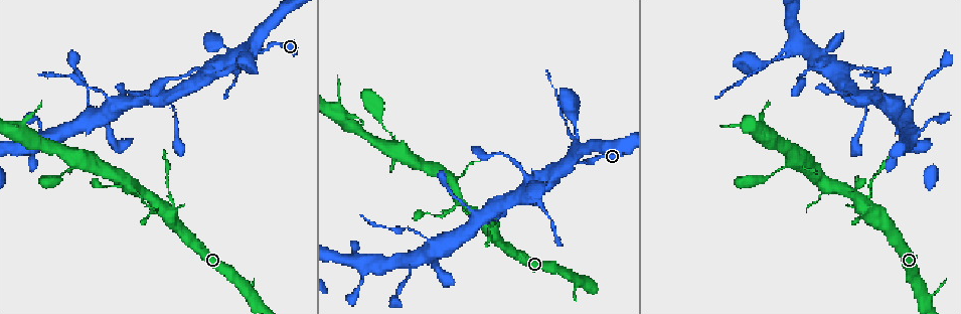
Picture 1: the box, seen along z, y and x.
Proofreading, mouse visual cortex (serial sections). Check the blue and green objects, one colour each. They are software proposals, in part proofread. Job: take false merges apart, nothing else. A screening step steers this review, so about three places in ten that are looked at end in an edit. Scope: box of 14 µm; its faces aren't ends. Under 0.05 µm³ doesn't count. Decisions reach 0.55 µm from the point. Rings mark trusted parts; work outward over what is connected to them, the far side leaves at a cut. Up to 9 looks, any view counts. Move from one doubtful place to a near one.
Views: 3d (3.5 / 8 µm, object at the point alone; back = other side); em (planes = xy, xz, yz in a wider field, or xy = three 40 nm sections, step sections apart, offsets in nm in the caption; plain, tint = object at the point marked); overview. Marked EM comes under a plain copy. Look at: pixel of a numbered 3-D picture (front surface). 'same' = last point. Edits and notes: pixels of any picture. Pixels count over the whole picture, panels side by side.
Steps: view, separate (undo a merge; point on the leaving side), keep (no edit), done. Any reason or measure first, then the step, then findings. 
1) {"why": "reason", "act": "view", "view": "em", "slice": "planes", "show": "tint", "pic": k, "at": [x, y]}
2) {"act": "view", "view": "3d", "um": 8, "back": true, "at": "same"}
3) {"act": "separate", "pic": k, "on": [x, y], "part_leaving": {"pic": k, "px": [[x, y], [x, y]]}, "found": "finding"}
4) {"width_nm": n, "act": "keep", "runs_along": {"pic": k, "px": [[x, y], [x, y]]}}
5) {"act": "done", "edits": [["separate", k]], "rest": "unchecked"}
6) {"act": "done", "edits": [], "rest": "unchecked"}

{"act": "view", "view": "3d", "um": 8, "pic": 1, "at": [806, 49]}

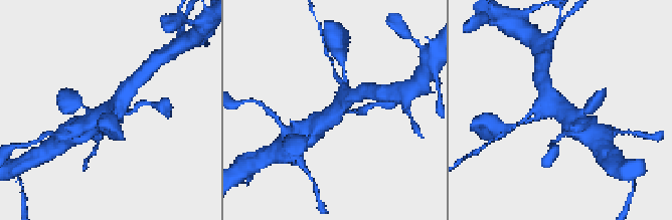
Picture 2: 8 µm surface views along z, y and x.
{"act": "view", "view": "3d", "um": 3.5, "pic": 2, "at": [562, 109]}

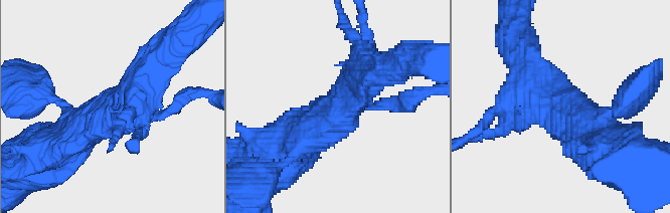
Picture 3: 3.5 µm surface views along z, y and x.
{"why": "now the EM", "act": "view", "view": "em", "slice": "xy", "step": 3, "show": "tint", "pic": 3, "at": [356, 104]}

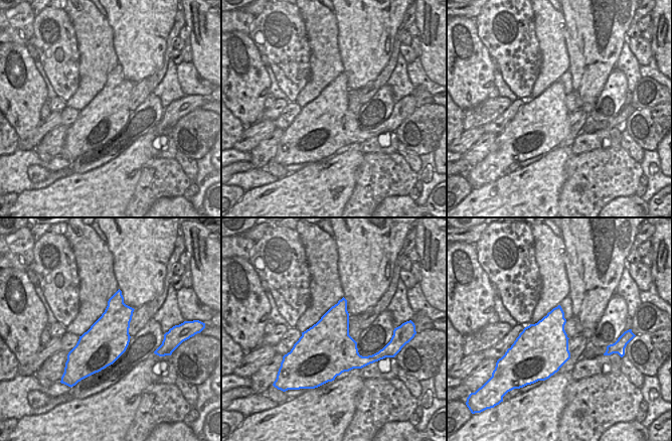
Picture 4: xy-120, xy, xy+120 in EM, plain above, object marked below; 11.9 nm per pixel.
{"act": "keep", "found": "all the same cell"}

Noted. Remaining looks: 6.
{"why": "thick turns thin", "act": "view", "view": "3d", "um": 3.5, "back": true, "pic": 1, "at": [540, 203]}

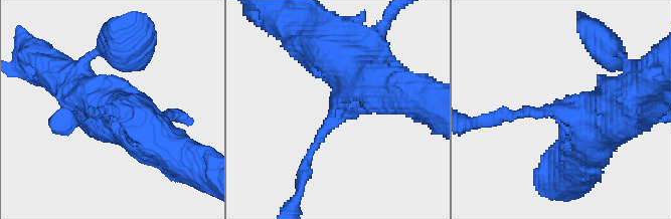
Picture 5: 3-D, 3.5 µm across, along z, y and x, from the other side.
{"arm_widths_nm": [150, 500], "act": "view", "view": "em", "slice": "xy", "step": 1, "show": "tint", "pic": 5, "at": [111, 112]}

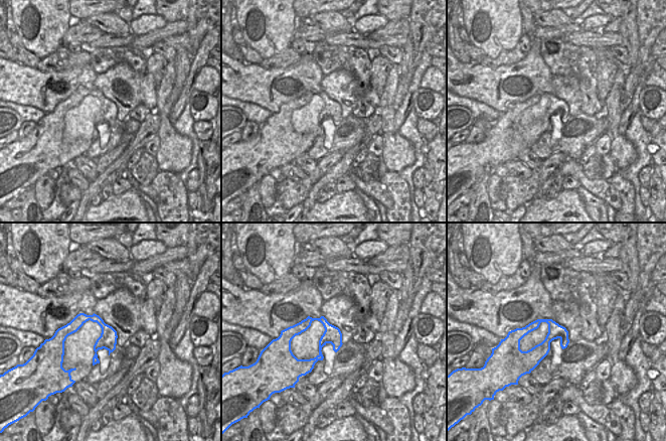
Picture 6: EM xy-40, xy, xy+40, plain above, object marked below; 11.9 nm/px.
{"width_nm": 220, "act": "keep", "runs_along": {"pic": 5, "px": [[320, 46], [336, 116], [305, 165]]}, "found": "one cell here"}

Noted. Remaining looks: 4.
{"act": "view", "view": "3d", "um": 3.5, "pic": 1, "at": [162, 208]}

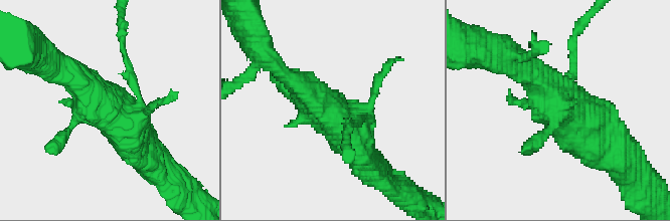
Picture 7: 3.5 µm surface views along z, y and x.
{"act": "view", "view": "em", "slice": "xy", "step": 1, "show": "tint", "pic": 7, "at": [107, 106]}

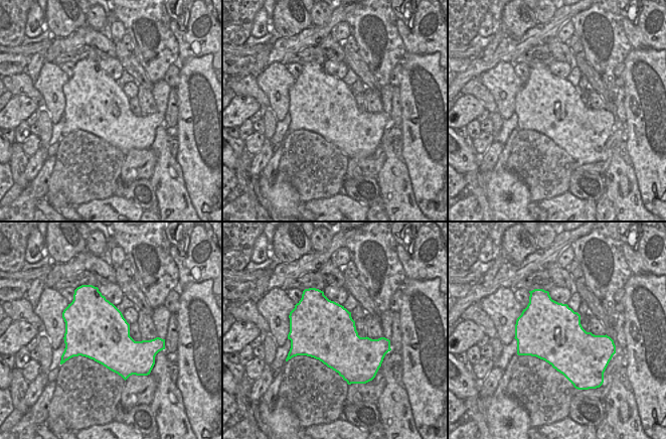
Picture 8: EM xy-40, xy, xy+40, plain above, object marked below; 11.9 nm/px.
{"act": "separate", "pic": 7, "on": [573, 53], "part_leaving": {"pic": 7, "px": [[137, 95], [122, 49], [122, 24]]}, "found": "a second cell is stuck on"}

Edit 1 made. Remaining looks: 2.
{"act": "done", "edits": [["separate", 7]], "rest": "unchecked"}

